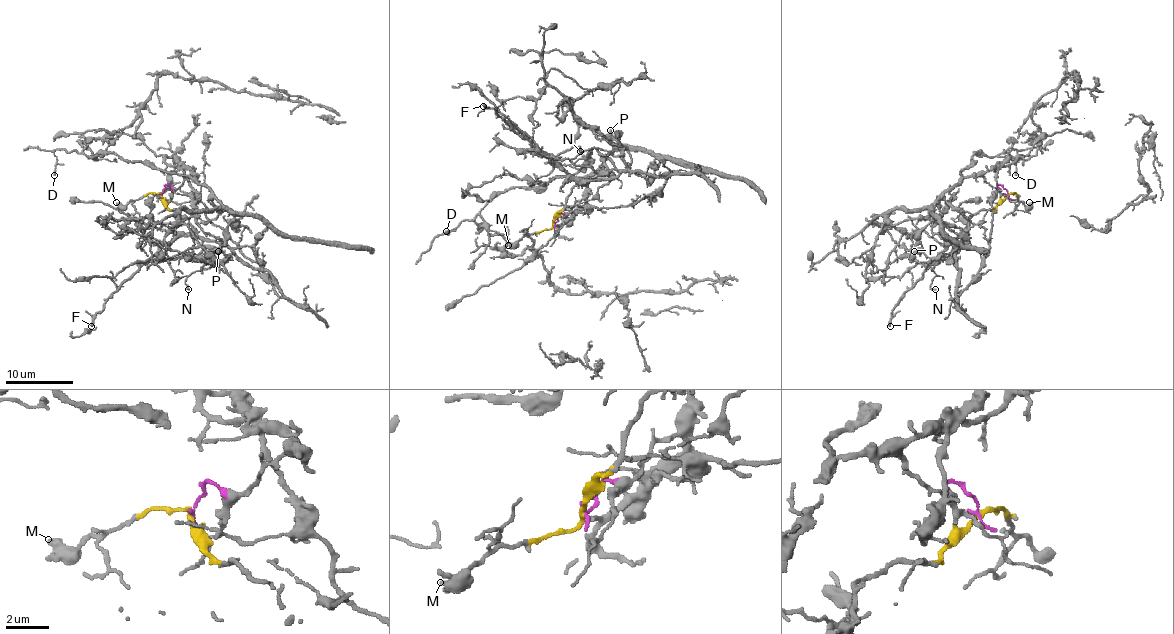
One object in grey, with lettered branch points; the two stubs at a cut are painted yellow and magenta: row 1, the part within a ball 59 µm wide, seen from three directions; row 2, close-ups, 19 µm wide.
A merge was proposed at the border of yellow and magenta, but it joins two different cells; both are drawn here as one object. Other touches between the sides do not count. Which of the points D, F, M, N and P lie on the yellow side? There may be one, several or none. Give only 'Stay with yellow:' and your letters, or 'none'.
Stay with yellow: F, M, N, P

